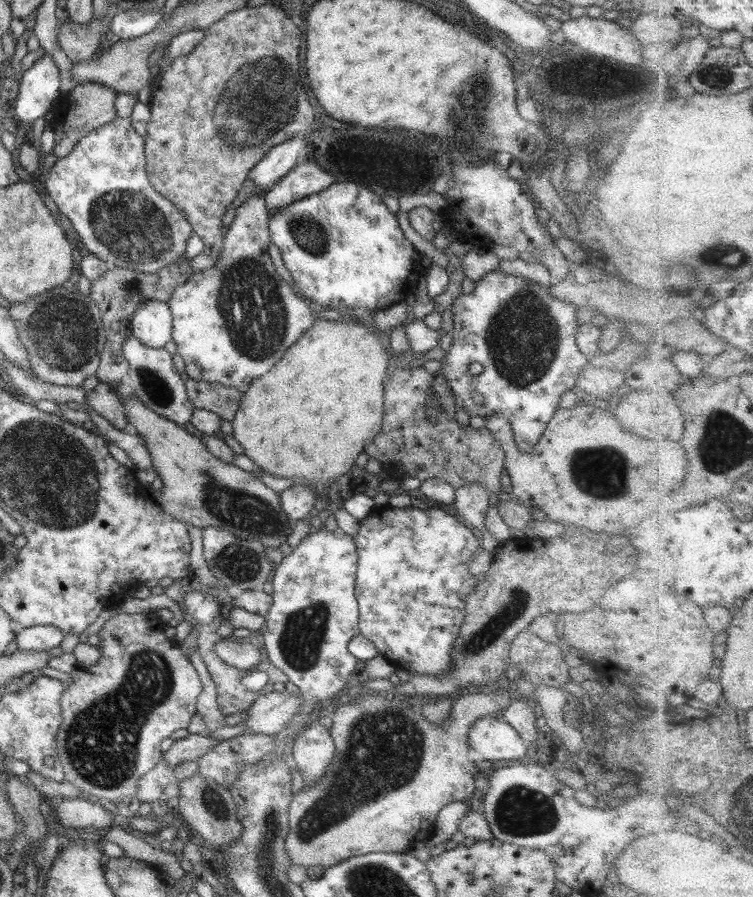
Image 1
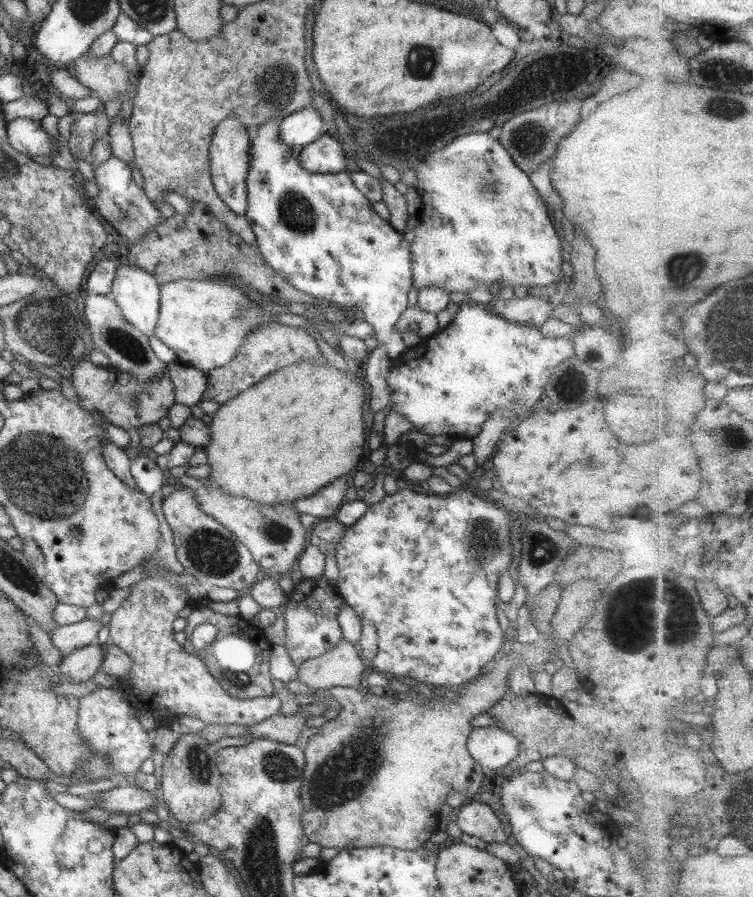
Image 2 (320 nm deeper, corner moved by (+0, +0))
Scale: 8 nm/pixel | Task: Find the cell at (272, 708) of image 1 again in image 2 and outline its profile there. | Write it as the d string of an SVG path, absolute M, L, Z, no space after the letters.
M341 639L335 648L317 658L309 659L297 668L296 680L315 690L331 687L351 687L362 690L360 683L368 672L366 661L359 657L357 647Z

